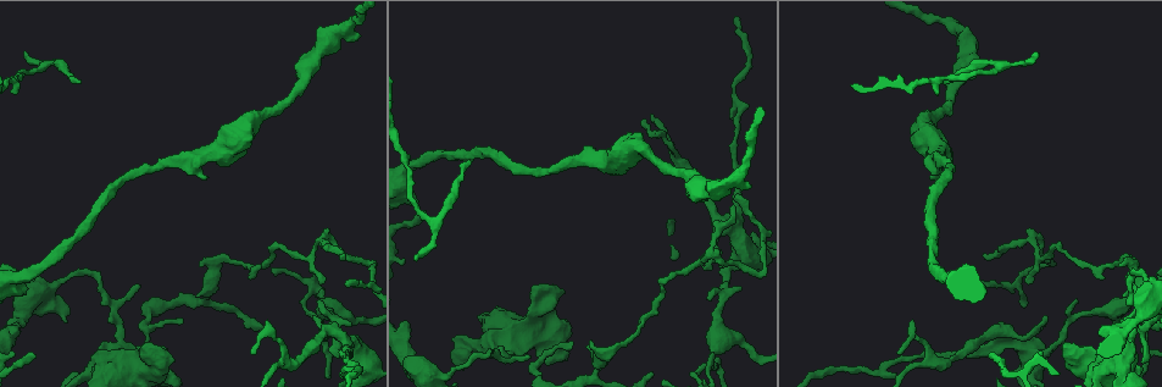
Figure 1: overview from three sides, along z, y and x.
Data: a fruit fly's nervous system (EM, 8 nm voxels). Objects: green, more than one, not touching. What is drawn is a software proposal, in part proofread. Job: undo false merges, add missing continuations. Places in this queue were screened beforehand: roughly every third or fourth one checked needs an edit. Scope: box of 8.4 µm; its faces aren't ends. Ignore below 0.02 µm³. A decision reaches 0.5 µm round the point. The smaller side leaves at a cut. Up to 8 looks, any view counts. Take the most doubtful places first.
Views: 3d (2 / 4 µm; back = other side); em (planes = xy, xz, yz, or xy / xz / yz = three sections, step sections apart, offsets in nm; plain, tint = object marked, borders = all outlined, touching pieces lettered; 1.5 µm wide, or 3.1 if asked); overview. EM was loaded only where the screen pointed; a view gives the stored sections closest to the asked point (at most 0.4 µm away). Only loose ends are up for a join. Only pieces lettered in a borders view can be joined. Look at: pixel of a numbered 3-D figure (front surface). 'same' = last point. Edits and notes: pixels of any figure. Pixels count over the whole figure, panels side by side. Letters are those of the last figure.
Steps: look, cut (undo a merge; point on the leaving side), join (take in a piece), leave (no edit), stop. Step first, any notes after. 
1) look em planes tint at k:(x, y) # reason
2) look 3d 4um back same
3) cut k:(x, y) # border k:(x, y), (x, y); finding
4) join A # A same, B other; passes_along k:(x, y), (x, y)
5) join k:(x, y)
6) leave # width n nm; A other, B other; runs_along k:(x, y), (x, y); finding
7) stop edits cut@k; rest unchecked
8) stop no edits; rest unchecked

look em planes borders at 1:(1063, 347) # thick end

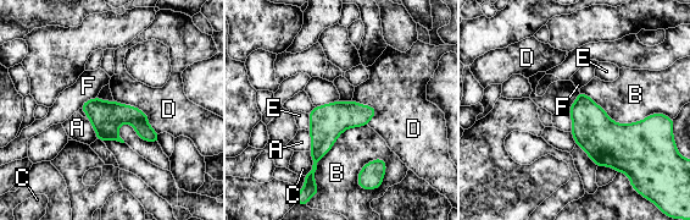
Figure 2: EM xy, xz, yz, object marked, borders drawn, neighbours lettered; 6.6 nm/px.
leave # width 220 nm; A other, B other, C other, D other, E other, F other; border 2:(113, 99), (140, 109), (159, 133); no lettered piece goes on from it

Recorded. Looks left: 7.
look 3d 4um at 1:(928, 120) # calibre changes

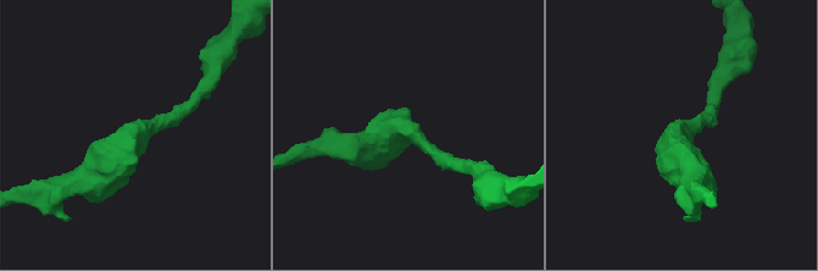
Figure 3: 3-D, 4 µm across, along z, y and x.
look em planes borders at 3:(136, 138) # arm_widths 220, 600 nm

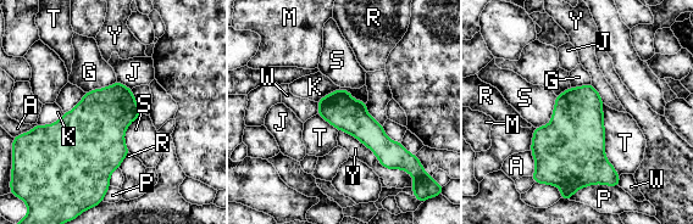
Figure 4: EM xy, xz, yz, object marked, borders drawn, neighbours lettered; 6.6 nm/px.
leave # A other, G other, J other, K other, M other, P other, R other, S other, T other, W other, Y other; runs_along 4:(321, 104), (349, 115), (395, 152); continuous, no second neuron

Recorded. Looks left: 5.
stop no edits; rest unchecked

